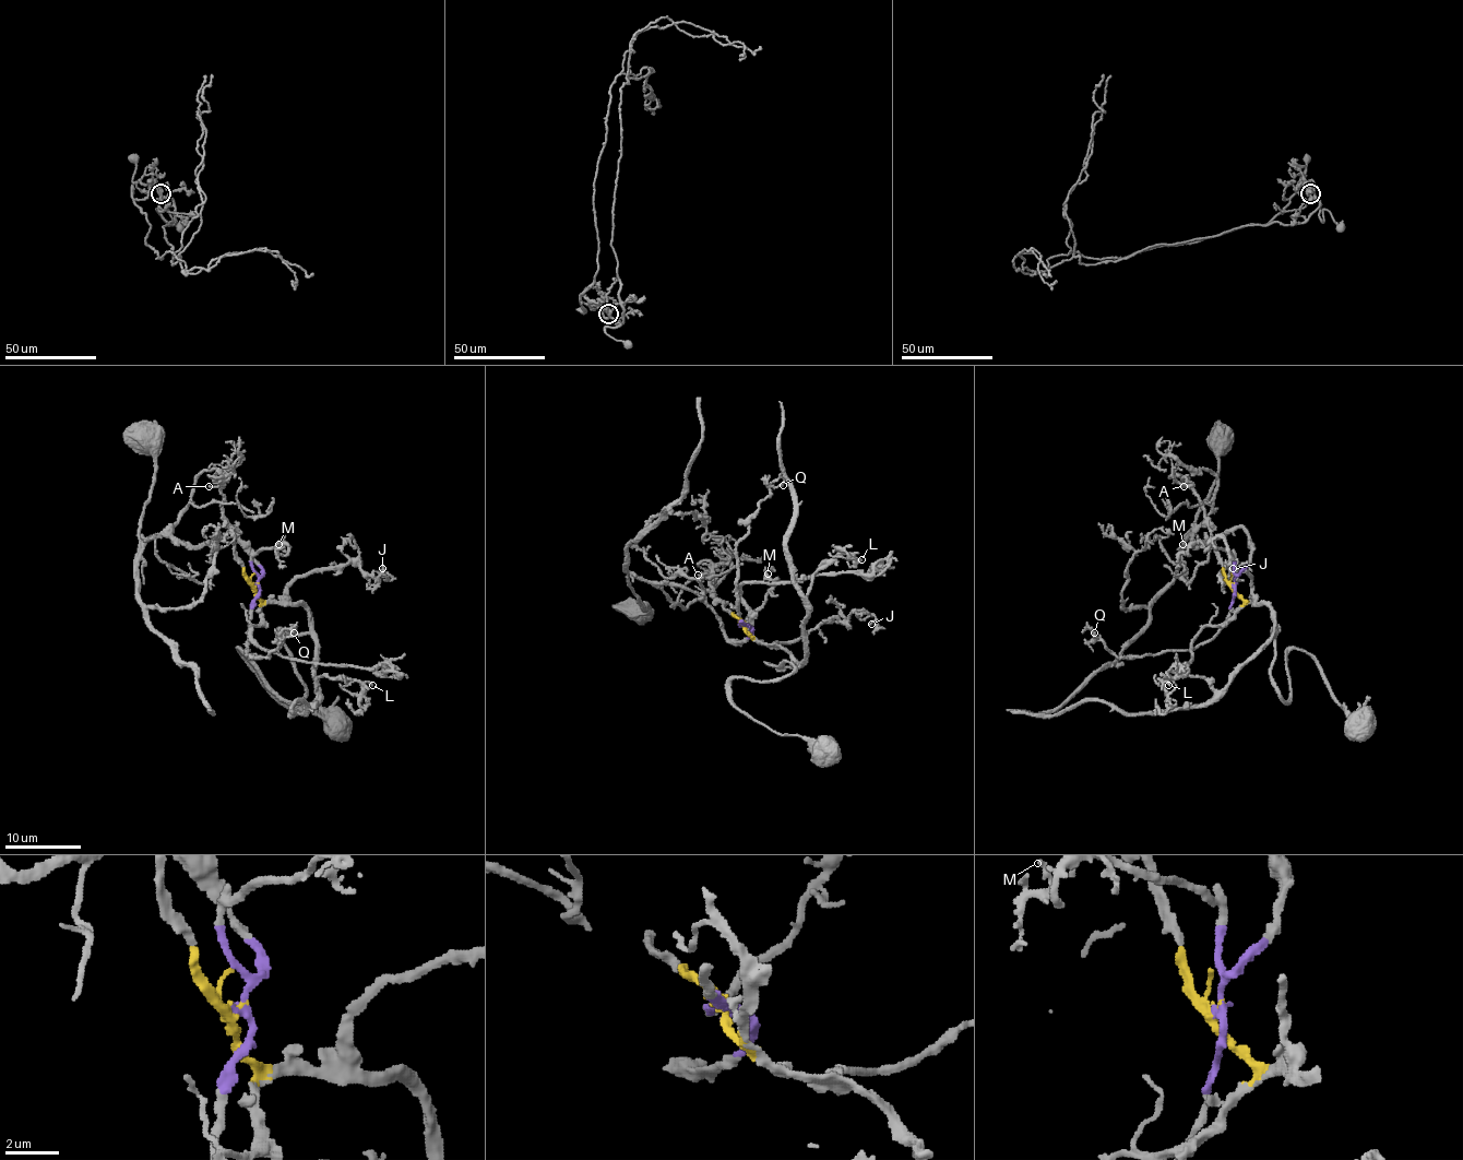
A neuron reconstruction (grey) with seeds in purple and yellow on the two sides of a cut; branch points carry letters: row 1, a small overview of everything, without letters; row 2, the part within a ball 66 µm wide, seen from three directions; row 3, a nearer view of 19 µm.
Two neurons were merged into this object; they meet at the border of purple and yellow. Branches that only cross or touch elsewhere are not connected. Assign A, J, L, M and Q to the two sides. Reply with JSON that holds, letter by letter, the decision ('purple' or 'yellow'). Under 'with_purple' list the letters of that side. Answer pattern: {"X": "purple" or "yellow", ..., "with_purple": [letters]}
{"A": "yellow", "J": "yellow", "L": "yellow", "M": "purple", "Q": "purple", "with_purple": ["M", "Q"]}

